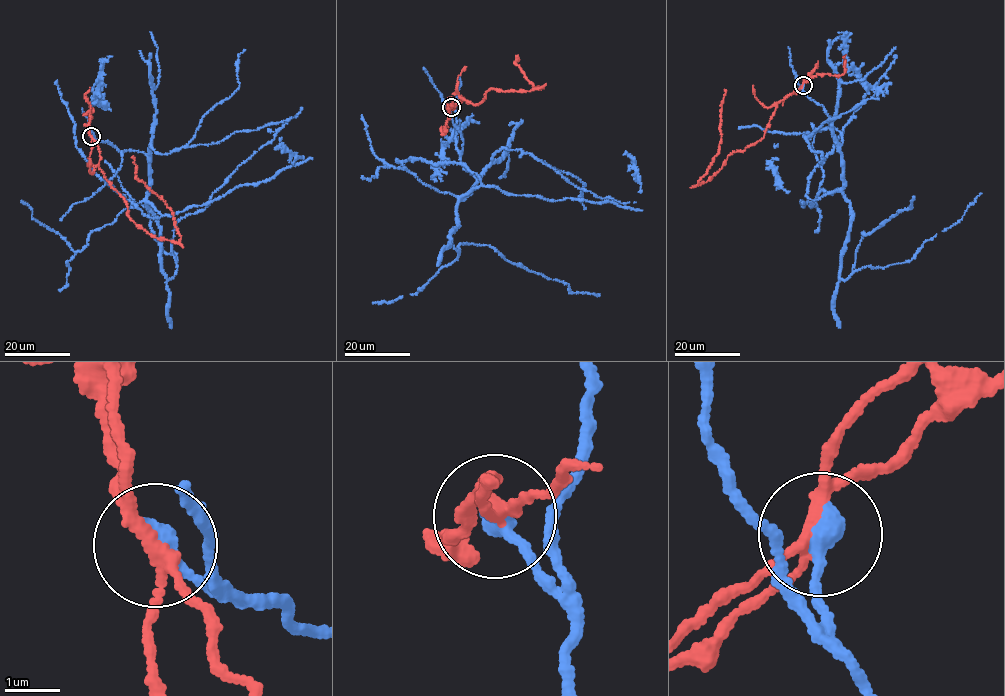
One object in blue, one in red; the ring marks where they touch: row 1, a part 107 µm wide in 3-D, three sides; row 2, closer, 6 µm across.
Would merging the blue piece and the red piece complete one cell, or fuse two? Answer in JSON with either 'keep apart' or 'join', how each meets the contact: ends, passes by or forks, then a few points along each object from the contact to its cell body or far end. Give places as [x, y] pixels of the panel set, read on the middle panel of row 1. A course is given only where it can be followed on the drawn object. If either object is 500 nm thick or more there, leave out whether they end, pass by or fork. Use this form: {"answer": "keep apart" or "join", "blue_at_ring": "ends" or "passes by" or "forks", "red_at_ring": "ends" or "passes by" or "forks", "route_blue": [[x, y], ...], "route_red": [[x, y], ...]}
{"answer": "keep apart", "blue_at_ring": "ends", "red_at_ring": "forks", "route_blue": [[451, 107], [462, 166], [478, 177], [459, 200], [454, 249], [489, 245], [573, 292], [599, 295]], "route_red": [[451, 107], [460, 97], [477, 105], [493, 88], [525, 92], [543, 87], [527, 79], [515, 62], [517, 56]]}

